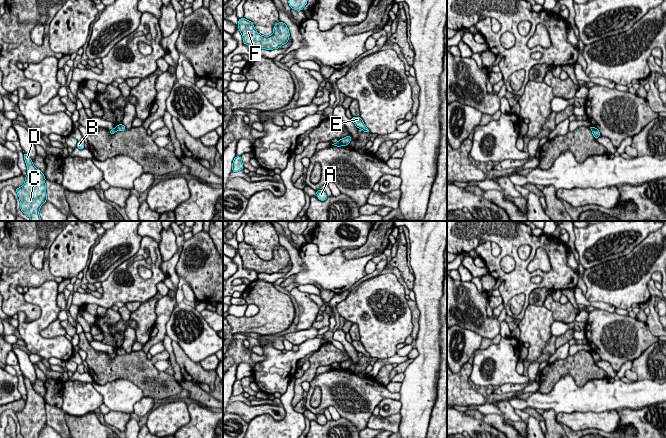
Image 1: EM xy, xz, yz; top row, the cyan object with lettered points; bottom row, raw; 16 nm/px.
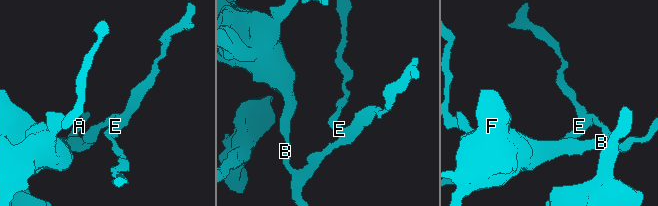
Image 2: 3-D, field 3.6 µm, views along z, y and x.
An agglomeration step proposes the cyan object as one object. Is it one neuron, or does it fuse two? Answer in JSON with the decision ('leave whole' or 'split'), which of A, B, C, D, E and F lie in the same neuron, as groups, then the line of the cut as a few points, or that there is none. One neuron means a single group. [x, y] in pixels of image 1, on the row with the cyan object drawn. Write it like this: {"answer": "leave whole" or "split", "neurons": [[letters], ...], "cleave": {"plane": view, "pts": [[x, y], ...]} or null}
{"answer": "split", "neurons": [["A", "B", "C", "D", "F"], ["E"]], "cleave": {"plane": "xz", "pts": [[339, 140], [342, 144]]}}

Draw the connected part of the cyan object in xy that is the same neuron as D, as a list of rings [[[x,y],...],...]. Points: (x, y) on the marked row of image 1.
[[[25,152],[24,160],[27,165],[27,176],[25,177],[23,186],[15,188],[20,200],[20,209],[31,221],[41,221],[39,210],[47,201],[46,178],[33,165],[30,156]]]

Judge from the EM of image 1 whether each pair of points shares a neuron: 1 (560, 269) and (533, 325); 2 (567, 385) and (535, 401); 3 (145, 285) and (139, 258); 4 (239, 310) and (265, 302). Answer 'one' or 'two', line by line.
1: two
2: one
3: one
4: two

